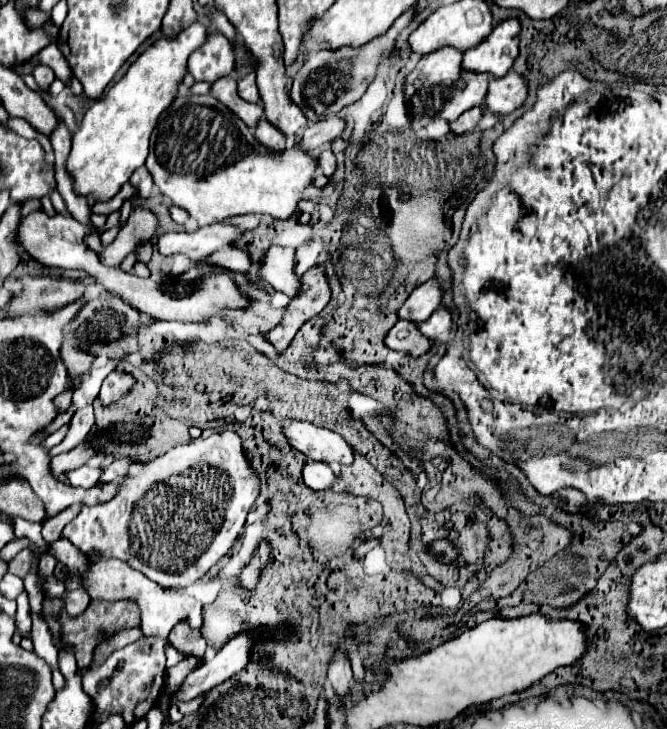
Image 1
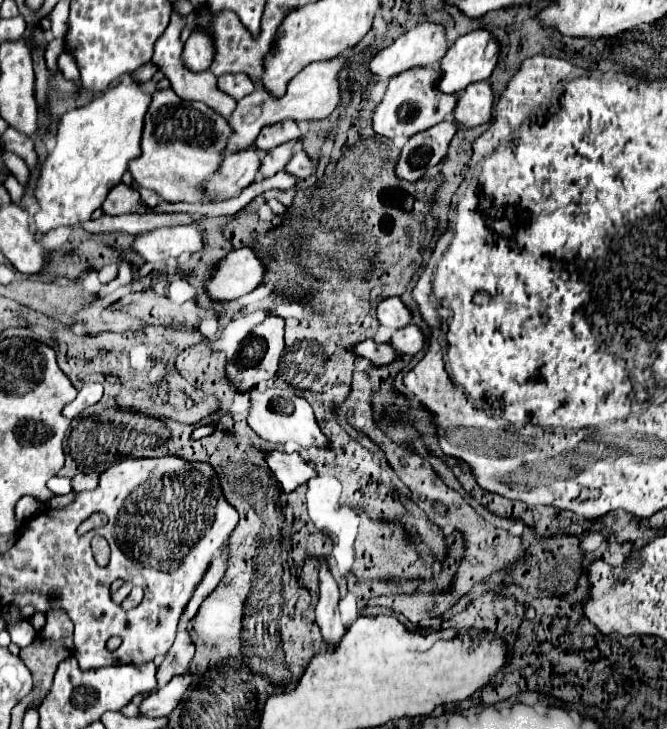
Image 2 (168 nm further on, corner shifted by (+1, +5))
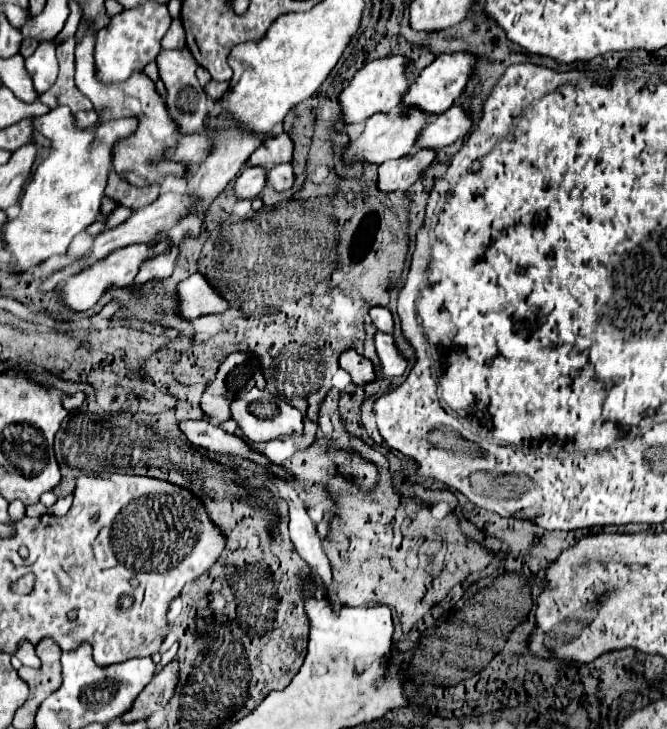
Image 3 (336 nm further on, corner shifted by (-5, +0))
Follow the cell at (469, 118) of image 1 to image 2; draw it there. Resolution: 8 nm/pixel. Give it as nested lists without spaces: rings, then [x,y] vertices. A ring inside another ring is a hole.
[[[445,120],[409,138],[409,142],[401,148],[401,156],[395,164],[395,176],[407,182],[421,180],[427,166],[433,162],[437,166],[439,160],[445,156],[447,146],[455,132],[457,132],[457,124],[453,124],[451,120]]]

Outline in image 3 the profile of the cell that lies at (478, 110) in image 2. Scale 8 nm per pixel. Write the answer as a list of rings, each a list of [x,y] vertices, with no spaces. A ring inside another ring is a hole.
[[[453,105],[451,109],[431,115],[431,121],[427,123],[427,129],[419,135],[417,147],[429,147],[439,149],[455,143],[457,139],[463,139],[473,127],[471,113],[463,109],[463,105]]]

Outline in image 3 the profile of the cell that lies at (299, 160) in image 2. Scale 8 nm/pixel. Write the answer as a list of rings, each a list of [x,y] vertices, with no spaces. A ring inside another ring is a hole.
[[[281,163],[275,165],[269,173],[269,185],[273,185],[277,191],[291,189],[295,183],[295,173],[293,173],[293,163]]]

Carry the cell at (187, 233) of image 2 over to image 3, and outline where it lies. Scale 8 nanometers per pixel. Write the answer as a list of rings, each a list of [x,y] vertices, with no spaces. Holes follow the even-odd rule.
[[[161,239],[161,241],[157,241],[155,245],[151,245],[151,243],[137,243],[137,245],[127,245],[127,247],[123,247],[123,249],[113,251],[113,253],[107,255],[105,259],[99,259],[99,261],[93,263],[91,267],[87,267],[87,269],[83,269],[81,273],[69,277],[69,279],[65,281],[65,285],[63,285],[63,289],[61,289],[61,299],[63,299],[71,309],[75,309],[75,311],[87,311],[87,309],[91,309],[91,307],[99,301],[99,297],[103,295],[103,291],[105,291],[107,287],[111,287],[111,285],[131,285],[131,283],[135,281],[137,273],[139,273],[139,267],[141,267],[145,261],[149,261],[151,257],[155,259],[155,257],[159,257],[159,255],[163,255],[163,253],[169,251],[171,245],[167,245],[167,243],[169,243],[167,239]]]

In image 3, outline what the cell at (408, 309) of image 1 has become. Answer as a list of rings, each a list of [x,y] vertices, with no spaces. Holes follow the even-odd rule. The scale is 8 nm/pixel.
[[[373,307],[373,309],[369,311],[369,315],[371,315],[371,319],[373,319],[373,323],[375,323],[375,327],[377,327],[379,331],[383,331],[383,333],[393,333],[395,323],[393,323],[393,315],[391,315],[391,311],[389,311],[387,307]]]

